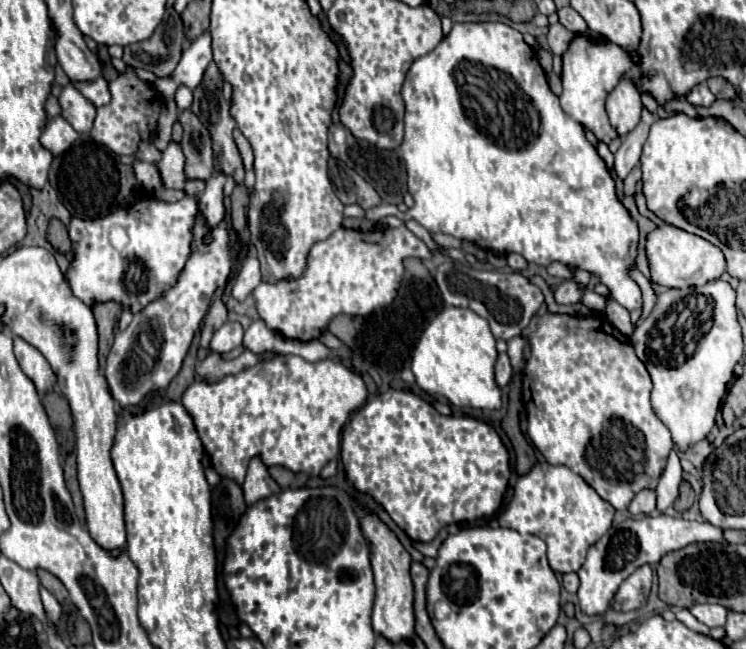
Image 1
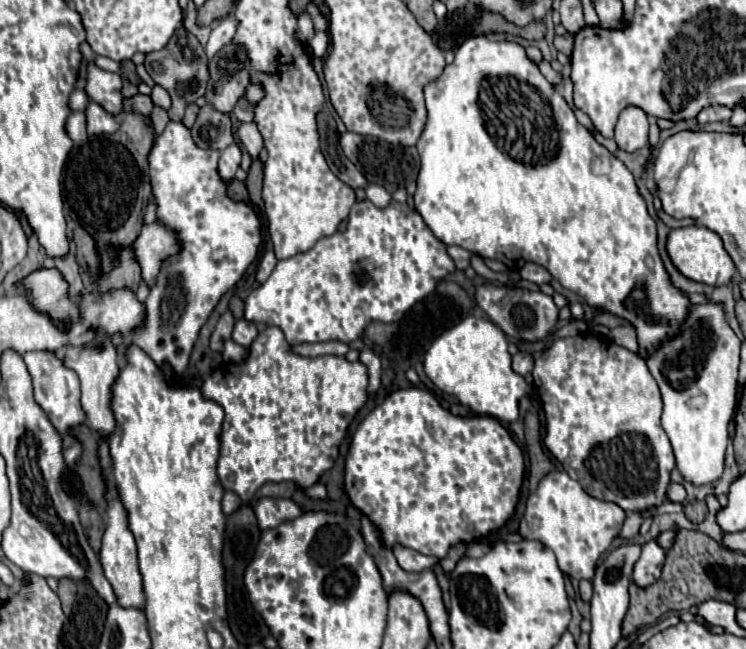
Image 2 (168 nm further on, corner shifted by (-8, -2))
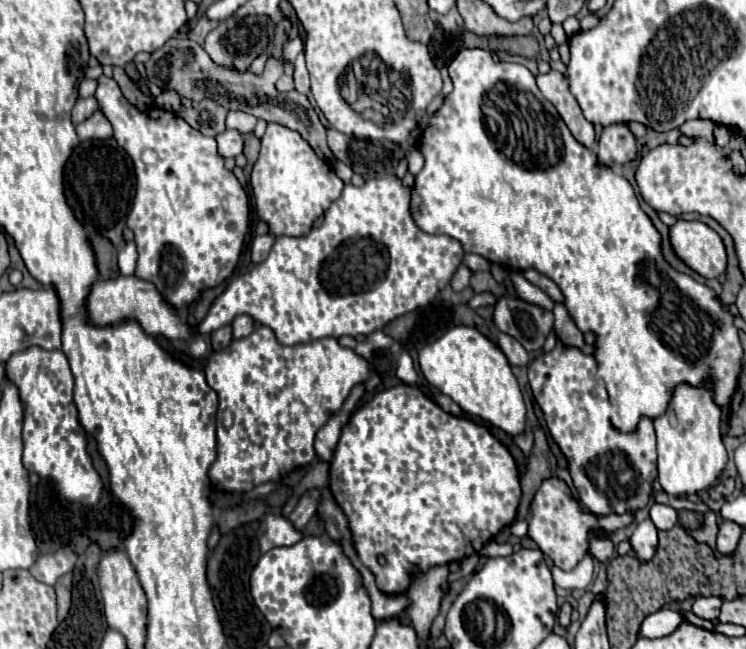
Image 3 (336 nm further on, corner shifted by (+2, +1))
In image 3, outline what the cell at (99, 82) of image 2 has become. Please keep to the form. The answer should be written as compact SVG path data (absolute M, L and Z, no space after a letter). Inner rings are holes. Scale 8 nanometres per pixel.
M99 76L97 82L99 86L95 98L99 100L101 112L113 124L117 144L131 156L137 178L133 208L127 216L127 226L135 234L135 246L139 252L135 276L153 282L167 302L181 308L183 304L197 298L203 288L217 286L231 276L239 260L245 234L249 230L247 194L237 182L235 174L225 168L225 160L217 152L215 138L203 136L175 112L163 108L151 108L141 112L123 96L121 88L113 78Z

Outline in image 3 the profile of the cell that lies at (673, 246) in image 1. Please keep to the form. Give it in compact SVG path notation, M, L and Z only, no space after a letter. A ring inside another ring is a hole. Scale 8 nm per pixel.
M677 220L677 224L671 226L671 244L675 254L701 276L717 278L725 272L725 244L707 224Z

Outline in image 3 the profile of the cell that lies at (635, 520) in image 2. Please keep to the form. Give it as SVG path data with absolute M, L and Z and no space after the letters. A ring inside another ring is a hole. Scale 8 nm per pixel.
M591 538L587 552L591 558L595 558L599 562L607 562L611 558L613 550L615 550L615 546L609 538Z

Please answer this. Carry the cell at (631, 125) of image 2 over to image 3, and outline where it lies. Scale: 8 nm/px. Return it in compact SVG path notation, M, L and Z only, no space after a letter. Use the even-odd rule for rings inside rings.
M621 124L603 128L597 142L597 162L609 168L623 166L635 158L635 136Z

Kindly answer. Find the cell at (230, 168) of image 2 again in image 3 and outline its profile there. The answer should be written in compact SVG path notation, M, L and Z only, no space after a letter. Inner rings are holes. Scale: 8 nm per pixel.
M225 130L217 134L217 146L223 158L235 158L243 152L243 136L237 130Z

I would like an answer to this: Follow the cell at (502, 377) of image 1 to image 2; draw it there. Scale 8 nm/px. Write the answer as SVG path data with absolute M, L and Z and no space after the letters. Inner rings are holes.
M515 353L513 355L513 371L519 375L527 375L533 369L533 359L529 353Z

